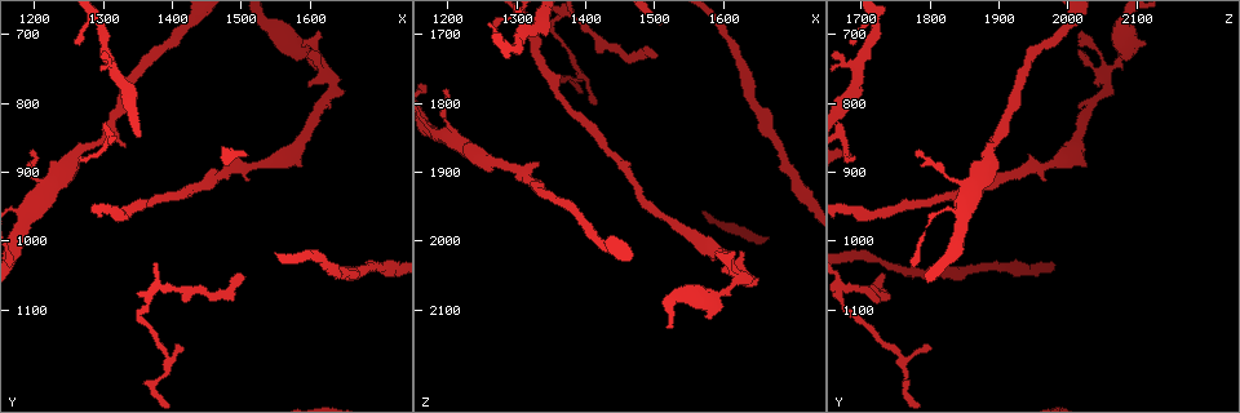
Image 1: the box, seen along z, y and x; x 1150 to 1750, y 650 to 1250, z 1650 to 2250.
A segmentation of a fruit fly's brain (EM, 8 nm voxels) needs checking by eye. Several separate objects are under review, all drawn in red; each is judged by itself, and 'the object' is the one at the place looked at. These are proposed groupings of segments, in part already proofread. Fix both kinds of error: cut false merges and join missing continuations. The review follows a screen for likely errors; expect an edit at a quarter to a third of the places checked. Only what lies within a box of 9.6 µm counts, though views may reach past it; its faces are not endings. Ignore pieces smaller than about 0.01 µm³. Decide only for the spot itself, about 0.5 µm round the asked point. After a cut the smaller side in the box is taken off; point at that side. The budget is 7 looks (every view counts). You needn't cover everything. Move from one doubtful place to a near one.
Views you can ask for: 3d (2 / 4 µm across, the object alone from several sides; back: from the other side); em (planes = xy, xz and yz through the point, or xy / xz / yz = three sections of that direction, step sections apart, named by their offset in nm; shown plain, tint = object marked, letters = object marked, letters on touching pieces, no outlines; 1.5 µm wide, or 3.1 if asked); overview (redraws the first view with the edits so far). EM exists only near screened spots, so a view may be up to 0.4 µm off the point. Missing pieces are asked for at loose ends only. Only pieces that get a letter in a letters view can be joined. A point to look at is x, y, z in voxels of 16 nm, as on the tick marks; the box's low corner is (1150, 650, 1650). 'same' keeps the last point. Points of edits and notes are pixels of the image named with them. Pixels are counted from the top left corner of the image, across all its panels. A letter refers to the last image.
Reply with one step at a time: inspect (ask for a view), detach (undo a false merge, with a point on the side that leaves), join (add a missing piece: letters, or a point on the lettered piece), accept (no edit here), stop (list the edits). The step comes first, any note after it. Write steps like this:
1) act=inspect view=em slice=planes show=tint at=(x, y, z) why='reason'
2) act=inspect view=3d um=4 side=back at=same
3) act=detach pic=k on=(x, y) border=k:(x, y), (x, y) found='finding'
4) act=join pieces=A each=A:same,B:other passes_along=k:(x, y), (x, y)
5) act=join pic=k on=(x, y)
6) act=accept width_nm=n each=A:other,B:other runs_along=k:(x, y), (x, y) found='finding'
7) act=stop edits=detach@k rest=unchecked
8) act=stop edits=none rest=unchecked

act=inspect view=3d um=2 at=(1505, 1050, 1730) why='free end'

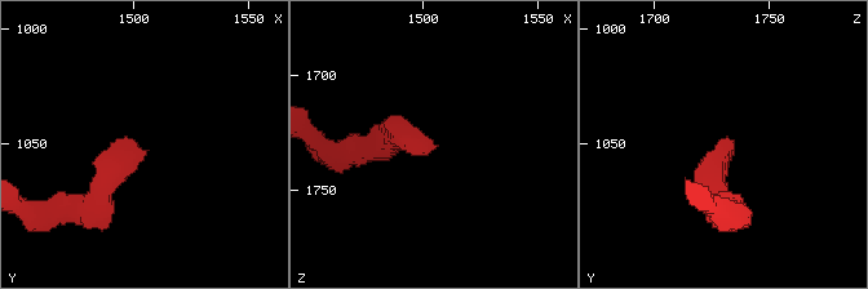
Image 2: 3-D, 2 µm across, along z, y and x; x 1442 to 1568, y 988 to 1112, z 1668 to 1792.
act=inspect view=em slice=xz step=4 show=letters at=(1503, 1051, 1733)

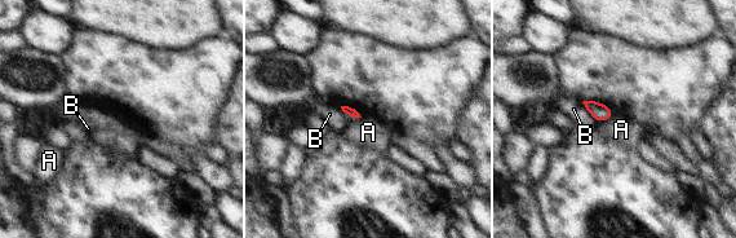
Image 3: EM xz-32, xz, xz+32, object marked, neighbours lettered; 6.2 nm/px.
act=accept each=A:other,B:other border=3:(613, 115), (598, 122) found='none of them fits'

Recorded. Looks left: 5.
act=inspect view=em slice=xz step=4 show=tint at=(1195, 865, 1785) why='tapers out'

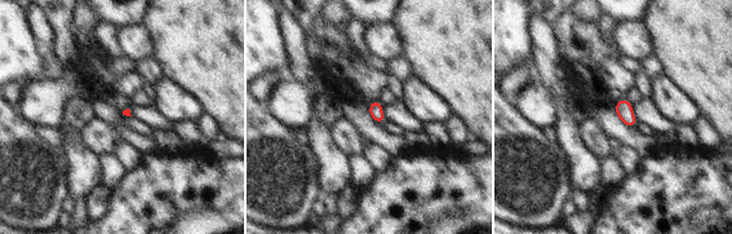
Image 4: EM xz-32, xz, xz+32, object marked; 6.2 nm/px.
act=inspect view=em slice=planes show=letters at=same why='another direction'

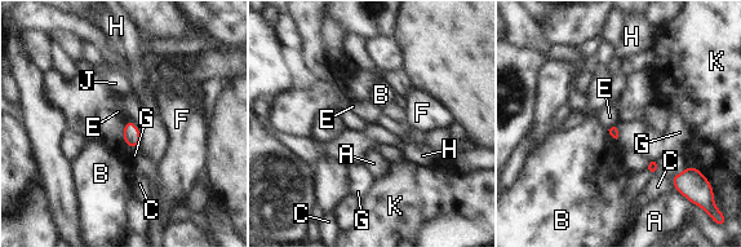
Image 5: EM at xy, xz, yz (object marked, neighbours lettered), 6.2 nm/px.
act=accept each=A:other,B:other,C:other,E:other,F:other,G:other,H:other,J:other,K:other border=5:(128, 118), (138, 129), (138, 148) found='no lettered piece goes on from it'

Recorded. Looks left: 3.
act=inspect view=3d um=4 at=(1420, 1155, 1800) why='free end'

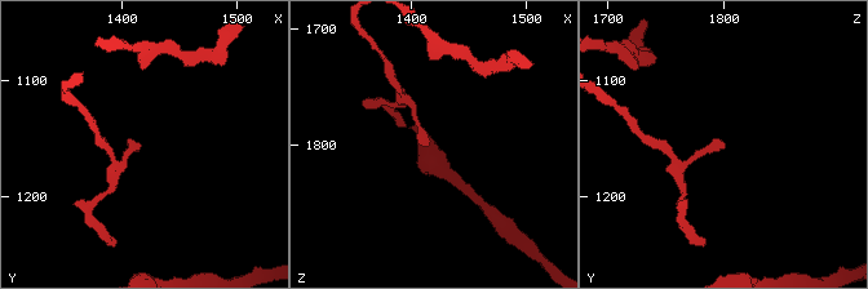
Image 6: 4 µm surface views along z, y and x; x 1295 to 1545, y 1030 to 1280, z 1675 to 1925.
act=inspect view=em slice=planes show=letters at=(1414, 1160, 1800) why='need the tissue'

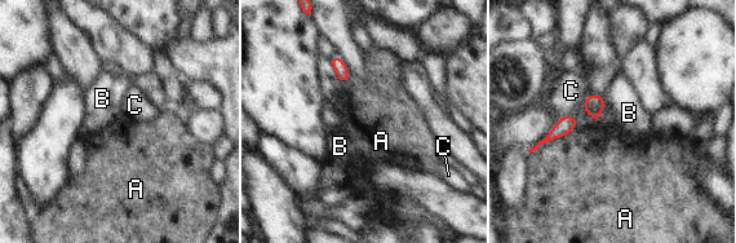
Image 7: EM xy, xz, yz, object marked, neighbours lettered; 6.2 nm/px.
act=accept each=A:other,B:other,C:other border=7:(573, 128), (542, 142), (535, 150) found='none of them fits'

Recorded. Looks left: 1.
act=stop edits=none rest=unchecked

